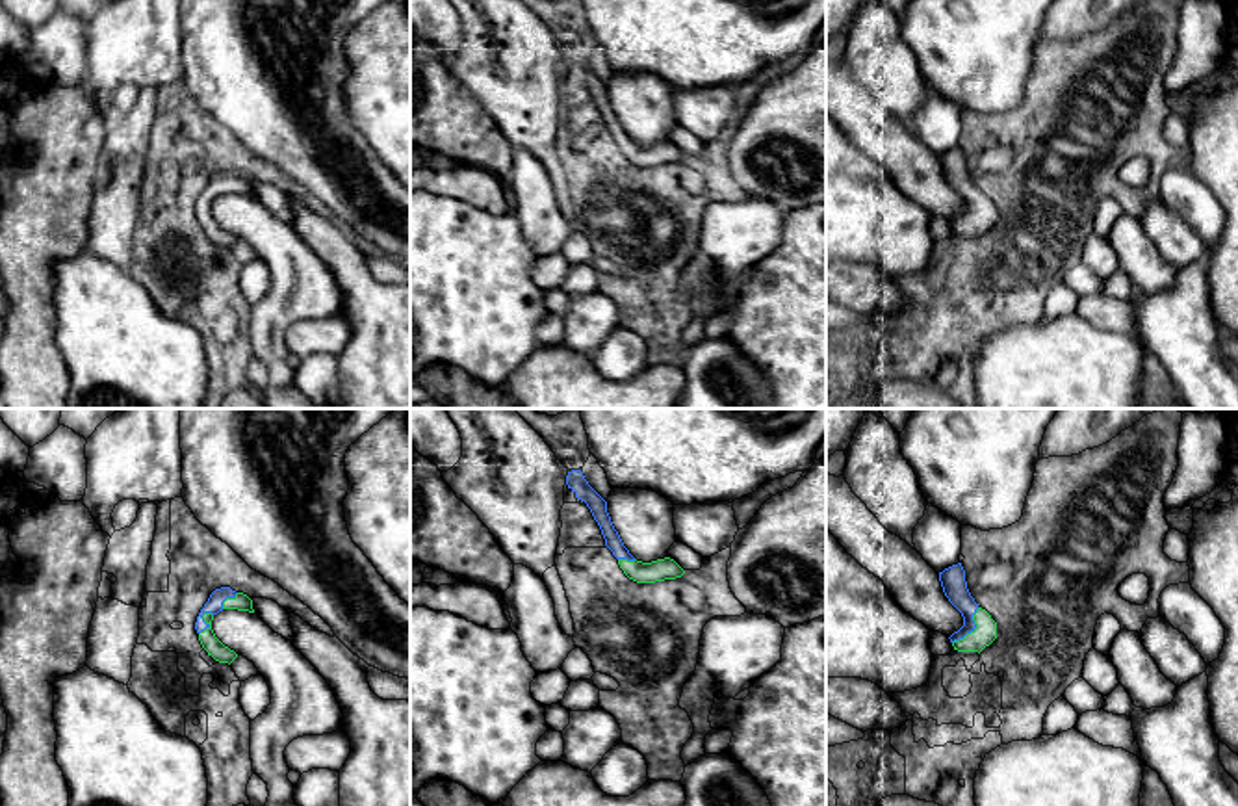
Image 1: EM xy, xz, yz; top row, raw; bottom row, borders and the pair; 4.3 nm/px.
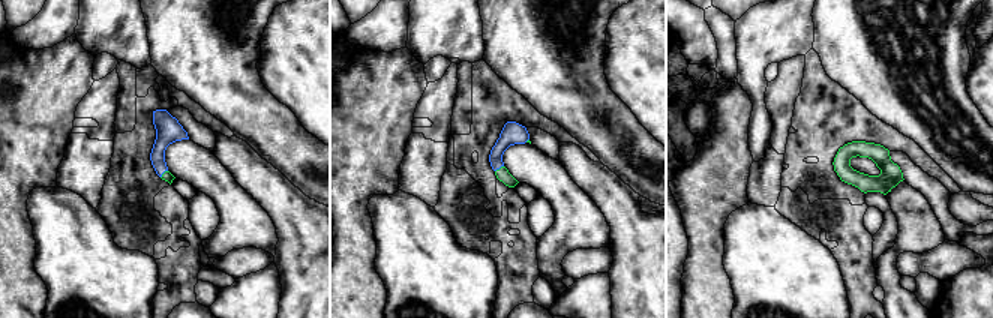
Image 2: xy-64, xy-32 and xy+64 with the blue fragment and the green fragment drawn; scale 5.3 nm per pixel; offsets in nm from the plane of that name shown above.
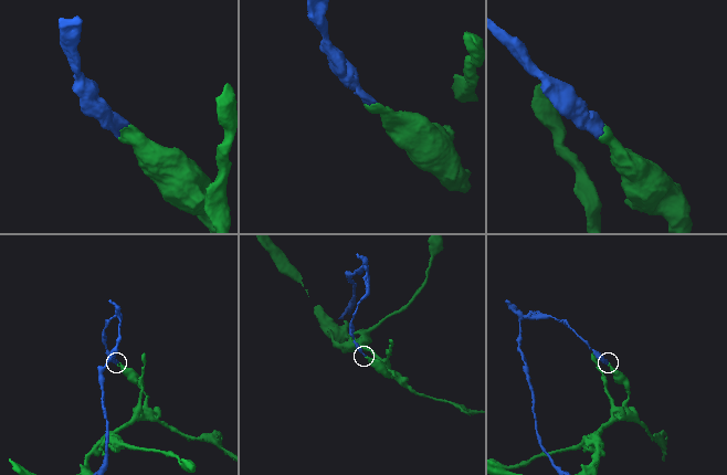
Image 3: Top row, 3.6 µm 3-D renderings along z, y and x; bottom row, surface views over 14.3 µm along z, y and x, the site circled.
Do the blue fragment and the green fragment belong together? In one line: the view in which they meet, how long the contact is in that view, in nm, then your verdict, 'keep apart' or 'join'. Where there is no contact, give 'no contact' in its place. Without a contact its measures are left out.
meets blue in yz; contact 200 nm long; join

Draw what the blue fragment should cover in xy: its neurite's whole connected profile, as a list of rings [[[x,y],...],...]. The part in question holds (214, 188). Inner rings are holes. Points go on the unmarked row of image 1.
[[[221,171],[210,178],[208,186],[204,188],[204,191],[197,201],[195,214],[199,217],[202,232],[215,245],[230,249],[238,241],[238,238],[228,230],[225,230],[212,214],[213,201],[223,193],[238,193],[249,197],[254,197],[254,193],[252,184],[247,178],[236,176],[230,171]]]

